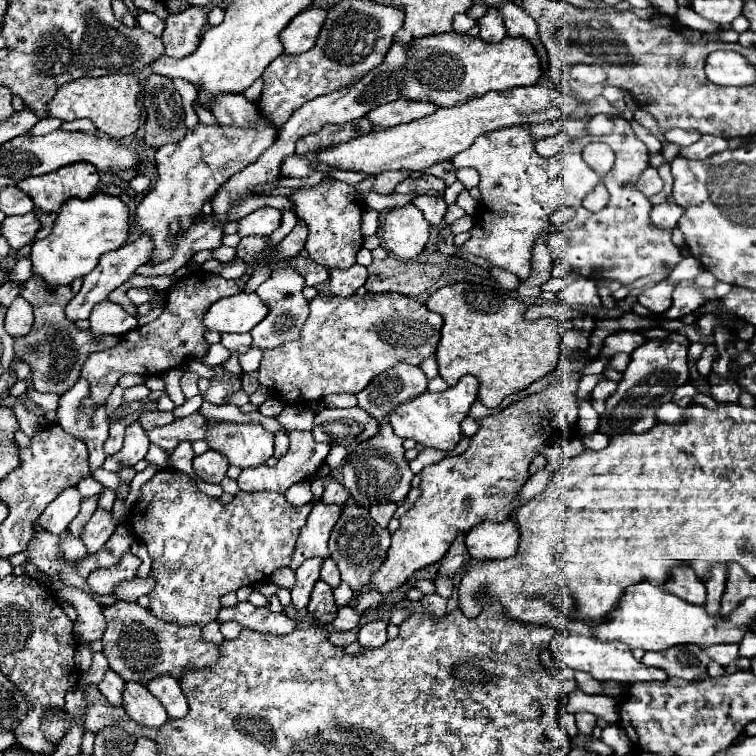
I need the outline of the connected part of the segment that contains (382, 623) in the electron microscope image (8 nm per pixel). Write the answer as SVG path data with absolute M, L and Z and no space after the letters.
M376 620L376 622L370 622L370 624L362 626L358 630L358 642L364 648L378 648L378 646L382 646L384 640L388 640L386 626L388 626L386 620Z

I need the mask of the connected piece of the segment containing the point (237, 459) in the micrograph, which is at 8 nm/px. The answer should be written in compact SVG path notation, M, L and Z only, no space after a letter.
M214 422L206 430L204 440L212 450L218 450L228 458L232 466L248 468L264 464L274 450L274 434L262 424L234 424Z

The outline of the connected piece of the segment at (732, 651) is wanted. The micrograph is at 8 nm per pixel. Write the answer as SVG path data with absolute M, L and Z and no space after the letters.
M714 644L714 646L704 648L704 652L706 652L714 662L718 662L720 666L738 660L738 644Z

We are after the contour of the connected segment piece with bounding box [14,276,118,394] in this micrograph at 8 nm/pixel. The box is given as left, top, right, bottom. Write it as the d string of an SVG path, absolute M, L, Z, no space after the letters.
M32 276L28 282L20 286L20 294L32 304L34 308L34 326L26 336L14 338L14 352L20 356L20 360L28 362L32 368L32 384L38 392L54 392L64 394L70 390L78 376L80 368L86 362L86 358L96 352L110 348L118 342L116 336L102 336L96 340L90 330L76 328L74 322L70 322L64 314L66 304L72 300L72 290L68 286L60 288L48 288L46 282L40 276Z

